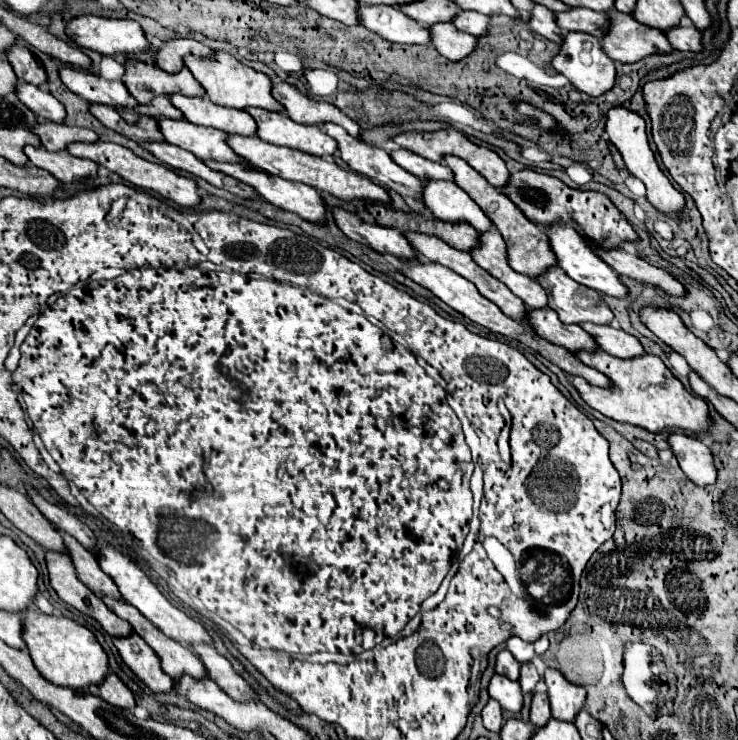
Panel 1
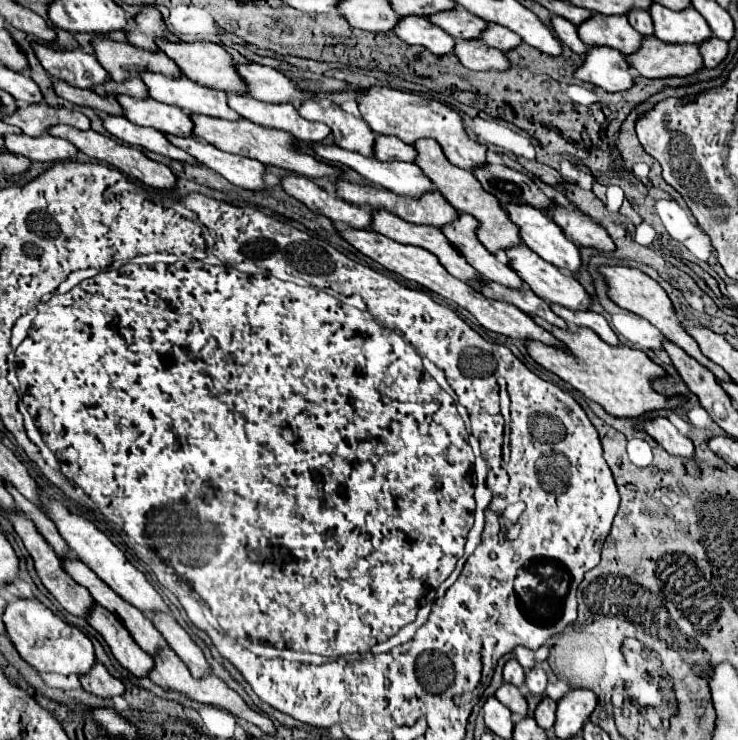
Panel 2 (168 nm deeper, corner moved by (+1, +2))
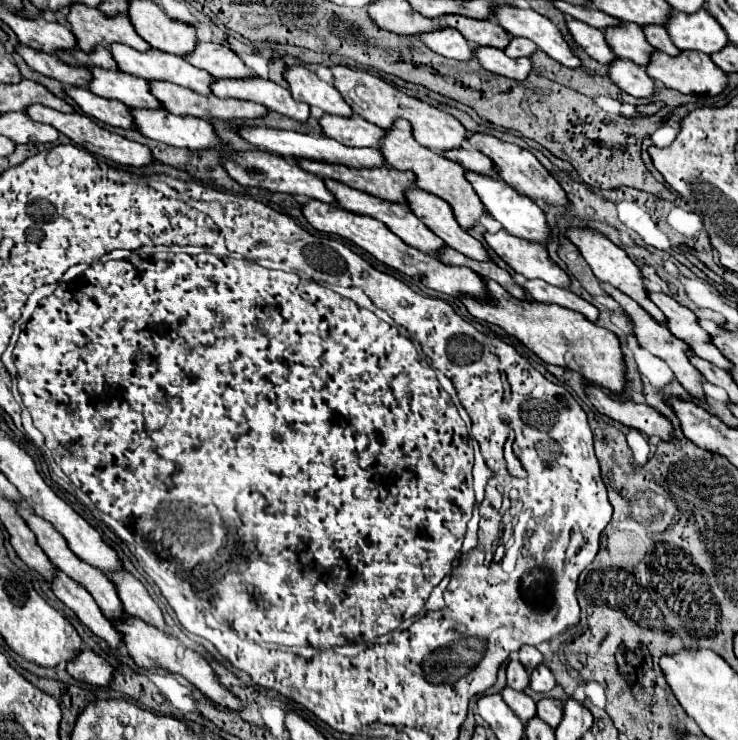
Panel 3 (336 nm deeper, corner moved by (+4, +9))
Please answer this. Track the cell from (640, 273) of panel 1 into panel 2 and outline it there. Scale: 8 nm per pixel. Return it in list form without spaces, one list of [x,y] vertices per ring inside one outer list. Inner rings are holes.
[[[555,205],[551,211],[553,211],[555,223],[565,231],[565,235],[573,243],[579,243],[583,247],[591,247],[591,249],[597,249],[603,253],[615,251],[615,243],[603,227],[595,225],[593,221],[585,219],[583,215],[577,215],[577,213],[565,209],[563,205]]]

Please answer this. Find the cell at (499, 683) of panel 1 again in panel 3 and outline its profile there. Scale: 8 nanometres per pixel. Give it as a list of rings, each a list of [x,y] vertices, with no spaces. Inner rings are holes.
[[[504,688],[502,690],[502,698],[504,702],[516,712],[516,716],[526,724],[530,718],[536,716],[536,702],[524,694],[524,692],[518,692],[518,690],[512,690],[512,688]]]

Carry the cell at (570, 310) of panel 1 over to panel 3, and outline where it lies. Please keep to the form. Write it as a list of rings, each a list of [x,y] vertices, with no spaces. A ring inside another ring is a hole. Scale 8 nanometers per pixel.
[[[504,228],[496,234],[484,234],[486,244],[516,272],[524,278],[540,278],[552,286],[566,288],[570,284],[568,274],[548,256],[540,242],[528,242],[508,234]]]

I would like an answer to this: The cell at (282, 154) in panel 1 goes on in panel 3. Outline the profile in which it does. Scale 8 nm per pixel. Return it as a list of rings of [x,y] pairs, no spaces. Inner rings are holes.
[[[148,82],[152,96],[172,114],[192,114],[196,118],[216,118],[220,122],[236,122],[236,120],[252,120],[266,114],[266,108],[238,98],[216,98],[214,94],[202,96],[184,86],[176,86],[172,82]]]

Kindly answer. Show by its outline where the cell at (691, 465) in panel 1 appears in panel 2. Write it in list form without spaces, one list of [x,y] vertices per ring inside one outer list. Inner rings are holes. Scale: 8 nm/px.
[[[657,417],[653,421],[641,423],[639,429],[647,431],[673,457],[691,457],[695,453],[693,441],[681,435],[679,429],[667,417]]]

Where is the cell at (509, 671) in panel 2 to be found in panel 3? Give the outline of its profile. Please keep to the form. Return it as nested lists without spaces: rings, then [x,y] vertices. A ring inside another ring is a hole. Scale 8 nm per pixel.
[[[514,658],[508,668],[506,668],[506,674],[508,674],[508,686],[514,688],[514,690],[526,690],[528,684],[530,684],[530,676],[526,672],[524,666],[520,666],[520,662]]]

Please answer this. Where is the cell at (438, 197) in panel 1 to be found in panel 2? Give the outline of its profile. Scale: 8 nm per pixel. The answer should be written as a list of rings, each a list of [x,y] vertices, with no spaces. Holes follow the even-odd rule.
[[[315,143],[313,145],[315,153],[325,159],[325,161],[331,161],[331,163],[339,163],[339,165],[347,165],[351,169],[355,169],[359,175],[363,175],[365,179],[369,179],[371,183],[375,185],[381,185],[397,195],[405,195],[405,197],[421,197],[425,193],[431,193],[435,191],[435,185],[429,181],[429,177],[413,163],[403,163],[403,161],[379,161],[379,159],[371,159],[371,157],[363,157],[359,153],[351,153],[351,151],[343,151],[339,149],[337,145],[325,145],[325,143]]]

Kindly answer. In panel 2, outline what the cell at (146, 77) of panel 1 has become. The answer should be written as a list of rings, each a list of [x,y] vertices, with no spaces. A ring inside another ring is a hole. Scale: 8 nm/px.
[[[93,37],[93,47],[95,47],[99,63],[107,69],[111,79],[115,79],[117,83],[123,83],[131,75],[141,75],[145,71],[163,73],[167,77],[179,77],[181,75],[181,71],[177,69],[175,61],[171,61],[163,51],[143,51],[143,49],[133,47],[131,43],[117,43],[117,41],[109,39],[109,37]]]

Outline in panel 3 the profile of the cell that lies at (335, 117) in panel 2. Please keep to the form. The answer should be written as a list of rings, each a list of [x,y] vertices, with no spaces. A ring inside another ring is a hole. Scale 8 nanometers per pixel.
[[[288,64],[284,70],[284,80],[290,86],[290,92],[296,100],[306,102],[308,106],[318,106],[326,114],[352,116],[352,108],[344,102],[340,92],[322,82],[312,70],[302,64]]]

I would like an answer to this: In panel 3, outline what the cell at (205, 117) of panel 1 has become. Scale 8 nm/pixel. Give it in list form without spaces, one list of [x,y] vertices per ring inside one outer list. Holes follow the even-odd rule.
[[[110,44],[110,52],[118,68],[128,70],[128,74],[136,74],[144,80],[166,80],[196,90],[198,94],[210,94],[214,78],[208,72],[184,62],[182,56],[160,52],[156,48],[138,52],[126,44]]]

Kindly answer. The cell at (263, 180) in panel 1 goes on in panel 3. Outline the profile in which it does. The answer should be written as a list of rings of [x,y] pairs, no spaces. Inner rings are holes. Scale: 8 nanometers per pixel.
[[[130,108],[134,130],[142,136],[164,142],[178,148],[212,148],[214,144],[220,144],[220,138],[216,136],[214,128],[194,116],[176,116],[166,110],[146,110],[146,108]]]

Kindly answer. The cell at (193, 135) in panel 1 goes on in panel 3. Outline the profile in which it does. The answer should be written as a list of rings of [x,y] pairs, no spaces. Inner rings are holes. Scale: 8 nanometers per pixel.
[[[92,66],[90,74],[92,80],[88,84],[88,90],[98,96],[116,98],[130,108],[160,108],[160,102],[148,94],[148,82],[144,78],[122,70],[104,70],[98,66]]]

